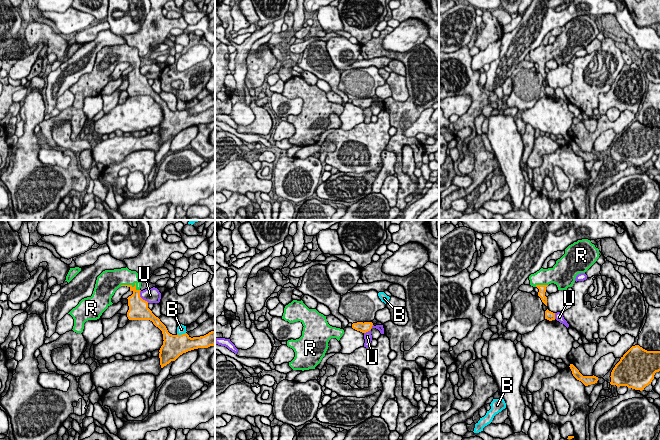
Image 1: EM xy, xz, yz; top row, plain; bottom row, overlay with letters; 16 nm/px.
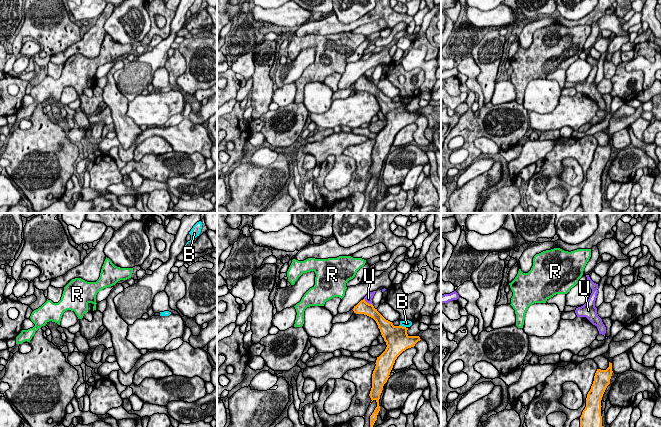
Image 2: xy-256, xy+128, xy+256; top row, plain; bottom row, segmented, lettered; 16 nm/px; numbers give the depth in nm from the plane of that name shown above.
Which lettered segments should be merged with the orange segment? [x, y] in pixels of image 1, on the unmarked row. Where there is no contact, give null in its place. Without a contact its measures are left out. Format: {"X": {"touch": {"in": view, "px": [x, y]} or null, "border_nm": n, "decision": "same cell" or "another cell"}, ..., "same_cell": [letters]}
{"B": {"touch": {"in": "xy", "px": [182, 110]}, "border_nm": 150, "decision": "another cell"}, "R": {"touch": {"in": "xy", "px": [130, 61]}, "border_nm": 340, "decision": "same cell"}, "U": {"touch": {"in": "xy", "px": [140, 73]}, "border_nm": 240, "decision": "another cell"}, "same_cell": ["R"]}

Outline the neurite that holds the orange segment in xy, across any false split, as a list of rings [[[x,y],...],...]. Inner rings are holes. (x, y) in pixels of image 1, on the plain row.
[[[127,43],[103,47],[96,56],[95,64],[91,73],[82,75],[79,80],[68,90],[74,95],[73,107],[82,109],[84,99],[88,96],[97,96],[102,89],[113,79],[111,74],[115,67],[127,62],[133,68],[128,75],[129,96],[150,96],[163,110],[163,121],[159,126],[161,144],[175,137],[180,131],[198,124],[208,124],[215,121],[215,106],[200,113],[191,114],[187,109],[172,111],[166,102],[148,84],[148,78],[140,73],[141,58],[136,47]]]

